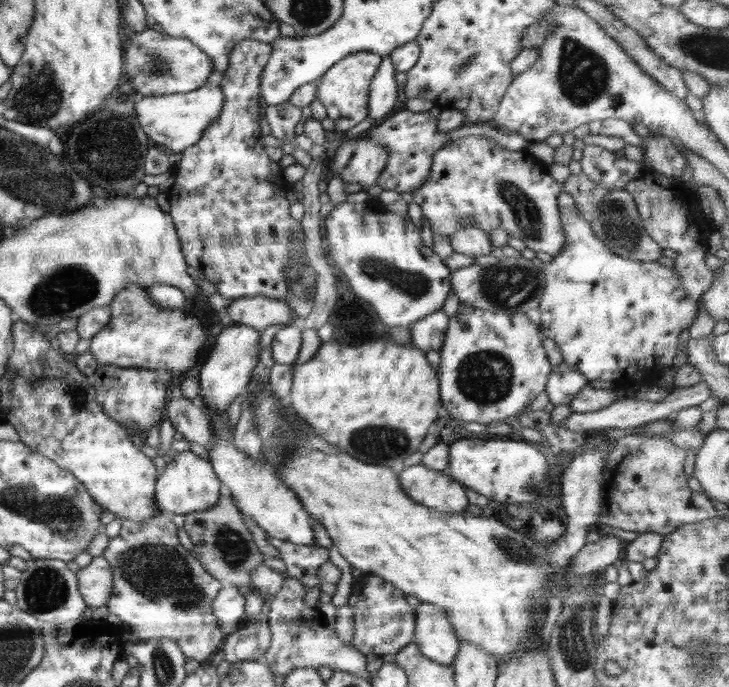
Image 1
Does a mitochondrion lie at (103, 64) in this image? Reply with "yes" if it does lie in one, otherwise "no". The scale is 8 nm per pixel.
no

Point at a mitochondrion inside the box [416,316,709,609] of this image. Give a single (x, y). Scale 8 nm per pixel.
(486, 377)

